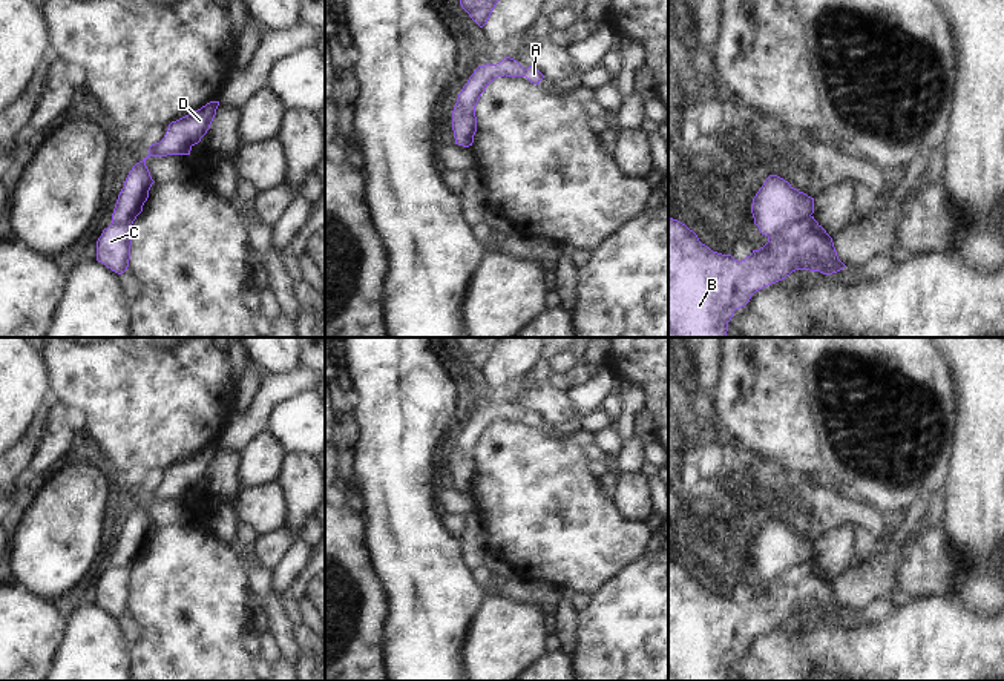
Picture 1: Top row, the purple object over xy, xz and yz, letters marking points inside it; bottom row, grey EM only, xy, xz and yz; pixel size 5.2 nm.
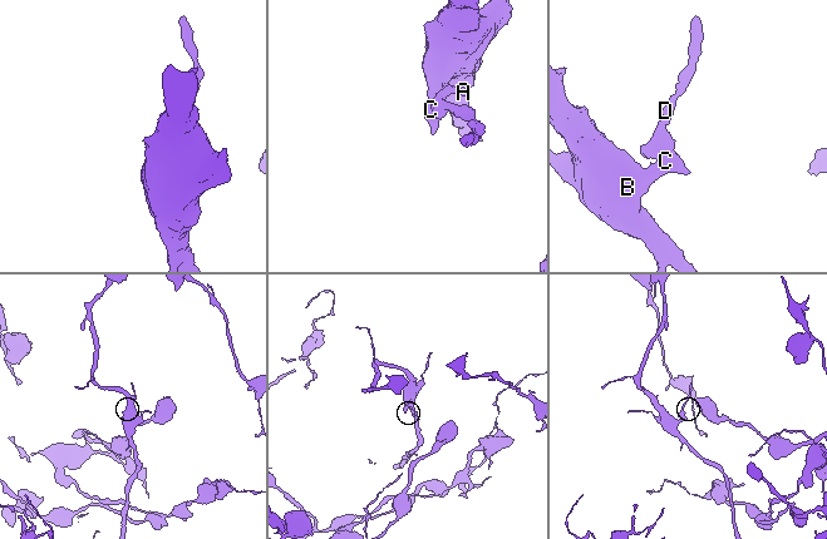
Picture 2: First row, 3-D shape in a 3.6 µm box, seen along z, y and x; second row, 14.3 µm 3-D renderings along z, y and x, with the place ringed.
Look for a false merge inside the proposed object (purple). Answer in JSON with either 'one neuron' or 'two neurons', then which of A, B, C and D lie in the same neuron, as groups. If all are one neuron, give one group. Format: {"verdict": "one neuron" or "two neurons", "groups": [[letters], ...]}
{"verdict": "two neurons", "groups": [["A", "D"], ["B", "C"]]}

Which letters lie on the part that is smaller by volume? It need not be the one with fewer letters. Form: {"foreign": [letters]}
{"foreign": ["A", "D"]}

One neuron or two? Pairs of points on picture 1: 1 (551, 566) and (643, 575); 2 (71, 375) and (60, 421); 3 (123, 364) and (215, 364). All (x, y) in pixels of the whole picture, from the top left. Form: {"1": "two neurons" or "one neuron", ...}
{"1": "two neurons", "2": "two neurons", "3": "one neuron"}

